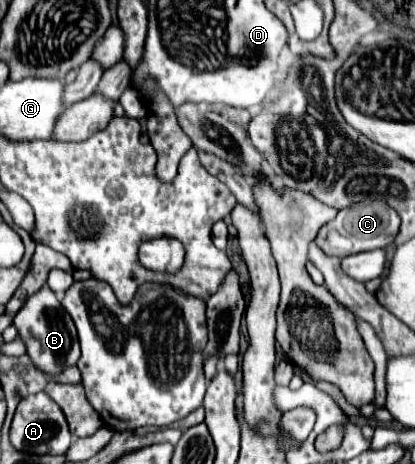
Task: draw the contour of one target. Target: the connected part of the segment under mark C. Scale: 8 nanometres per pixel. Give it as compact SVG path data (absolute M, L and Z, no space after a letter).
M371 200L365 204L363 202L351 204L343 210L339 210L339 214L319 230L315 244L327 256L345 258L349 254L357 254L357 252L365 252L365 250L387 248L393 242L397 232L399 232L399 216L395 214L395 210L391 210L391 206L387 206L387 202L383 202L383 200Z

